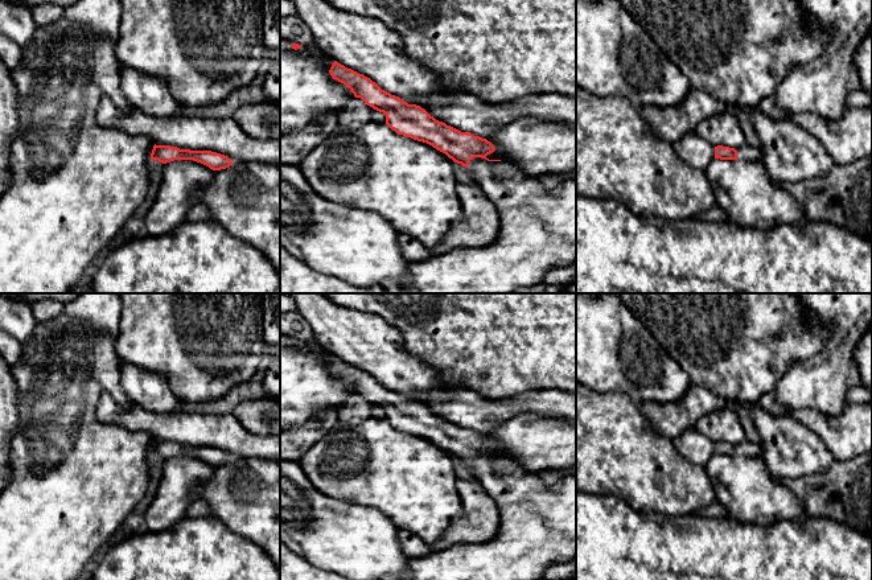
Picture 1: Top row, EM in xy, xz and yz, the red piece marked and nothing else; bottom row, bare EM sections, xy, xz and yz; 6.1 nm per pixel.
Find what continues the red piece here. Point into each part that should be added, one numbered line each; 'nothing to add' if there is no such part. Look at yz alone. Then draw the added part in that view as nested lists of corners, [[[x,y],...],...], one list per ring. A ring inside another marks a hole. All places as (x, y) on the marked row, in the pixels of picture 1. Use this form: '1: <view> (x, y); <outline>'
1: yz (745, 152); [[[744,144],[737,151],[737,160],[745,160],[745,161],[758,161],[762,160],[764,152],[762,148],[754,148],[748,144]]]

